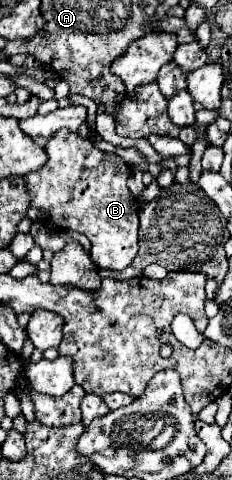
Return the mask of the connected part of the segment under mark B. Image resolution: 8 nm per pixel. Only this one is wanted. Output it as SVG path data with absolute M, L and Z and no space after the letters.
M63 128L47 140L47 164L25 176L31 204L43 210L53 230L77 230L91 242L91 260L99 268L125 270L139 250L139 202L127 188L129 166L117 154L103 154L89 138Z

